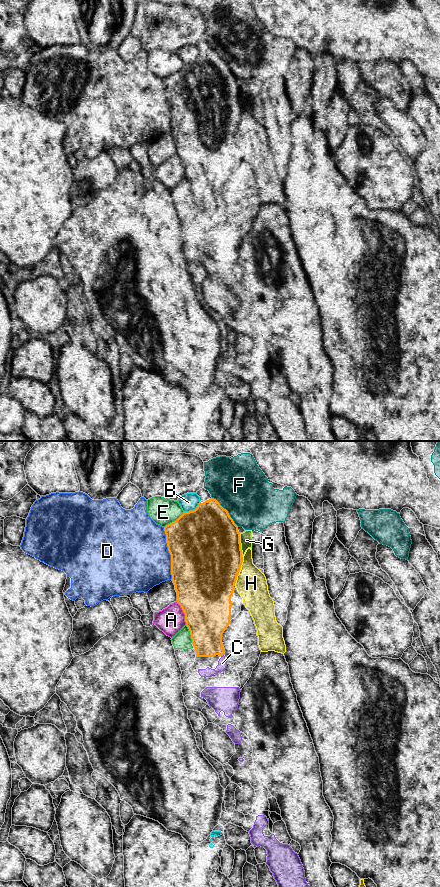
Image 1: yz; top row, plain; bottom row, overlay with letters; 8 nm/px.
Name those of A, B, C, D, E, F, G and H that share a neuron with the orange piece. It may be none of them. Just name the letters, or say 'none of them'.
C

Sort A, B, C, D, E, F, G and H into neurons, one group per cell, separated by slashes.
A / B / C / D / E / F / G / H

